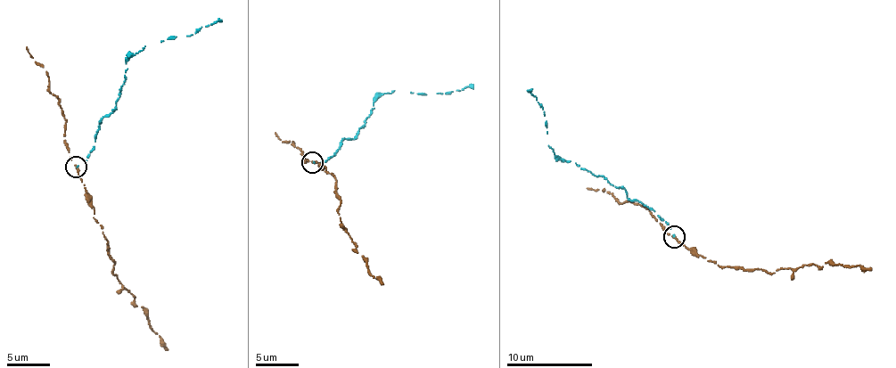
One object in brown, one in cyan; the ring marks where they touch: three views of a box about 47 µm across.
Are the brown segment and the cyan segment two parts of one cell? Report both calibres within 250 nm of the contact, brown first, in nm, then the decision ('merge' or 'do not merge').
calibres 220 and 100 nm; do not merge

